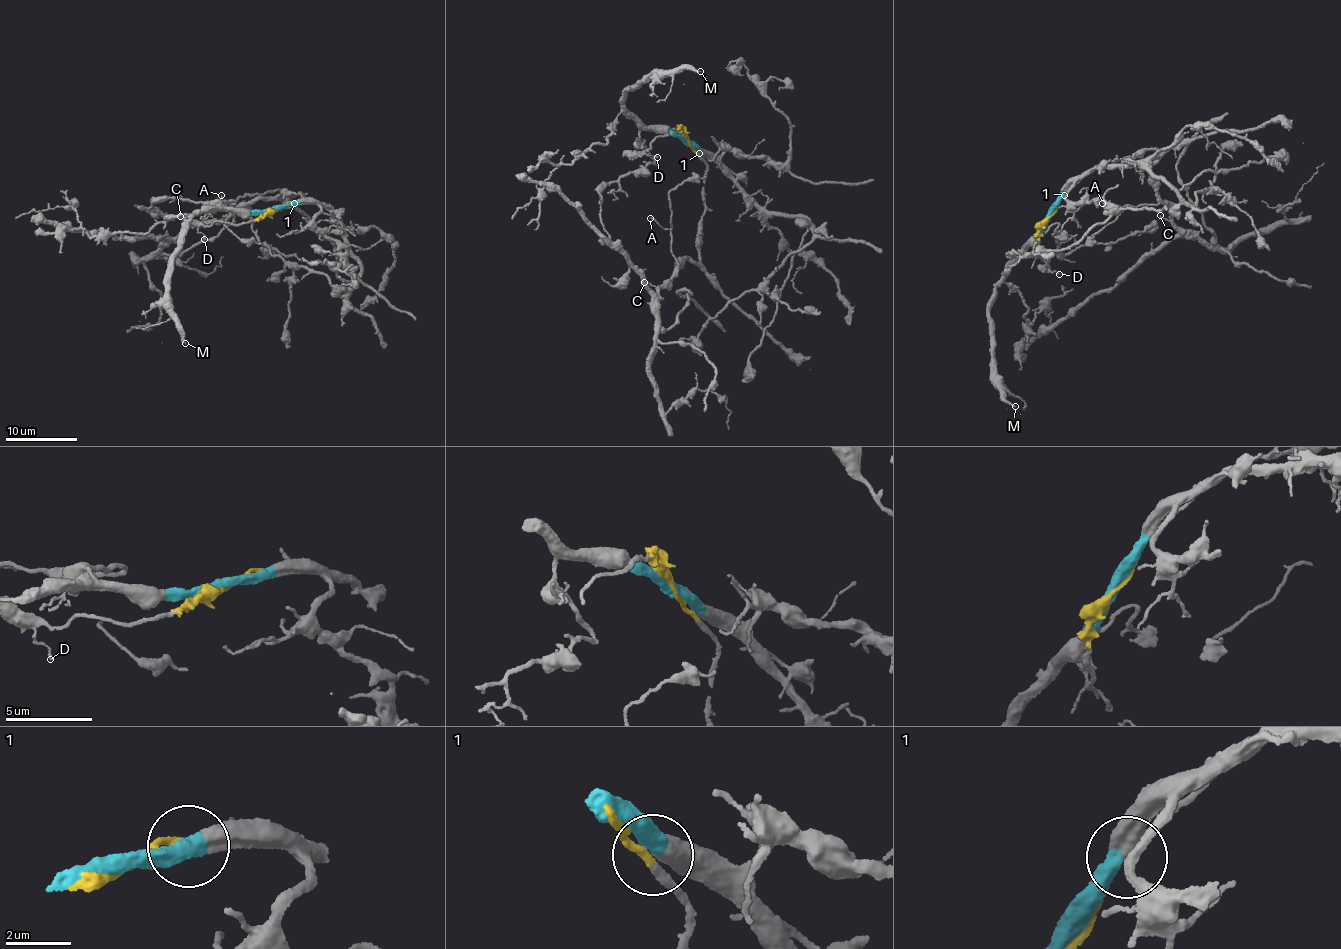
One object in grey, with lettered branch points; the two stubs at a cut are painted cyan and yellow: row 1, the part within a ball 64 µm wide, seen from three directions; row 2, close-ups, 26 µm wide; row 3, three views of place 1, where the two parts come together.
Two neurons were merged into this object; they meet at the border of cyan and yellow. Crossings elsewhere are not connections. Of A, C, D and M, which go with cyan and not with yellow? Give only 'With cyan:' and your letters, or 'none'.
With cyan: M

